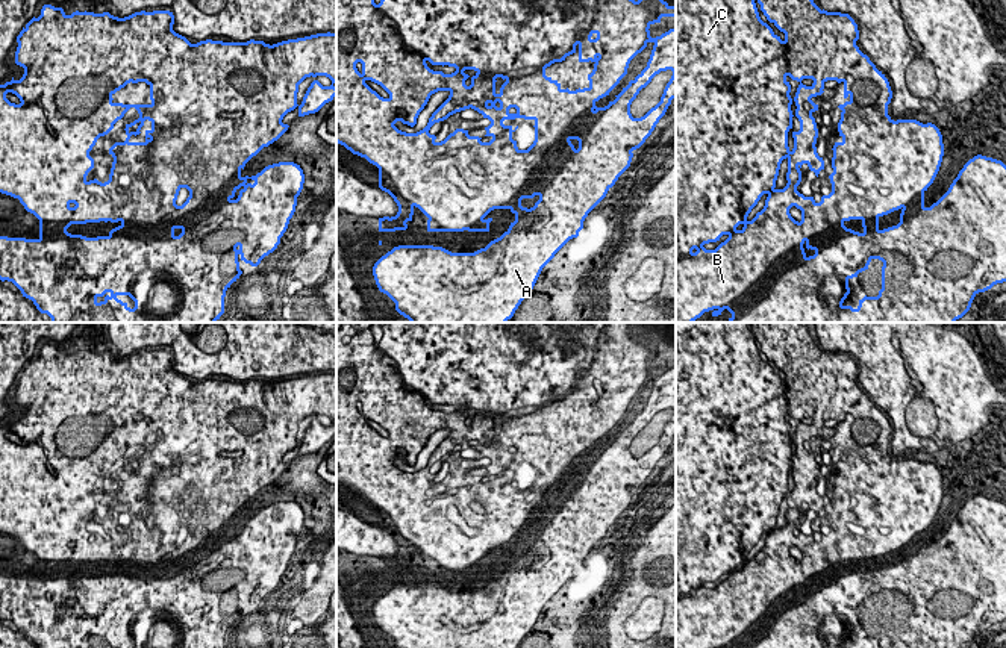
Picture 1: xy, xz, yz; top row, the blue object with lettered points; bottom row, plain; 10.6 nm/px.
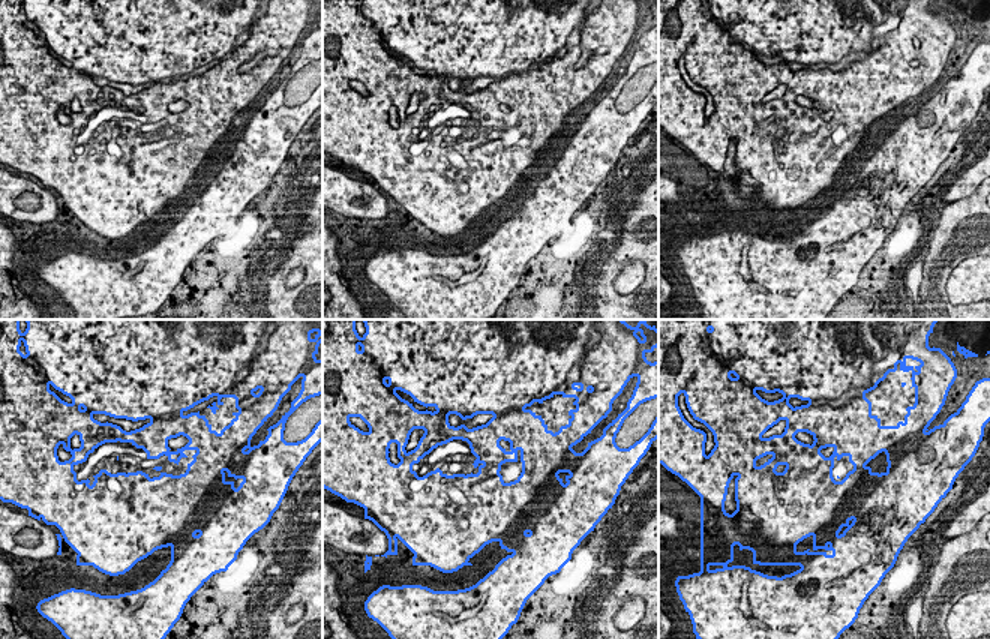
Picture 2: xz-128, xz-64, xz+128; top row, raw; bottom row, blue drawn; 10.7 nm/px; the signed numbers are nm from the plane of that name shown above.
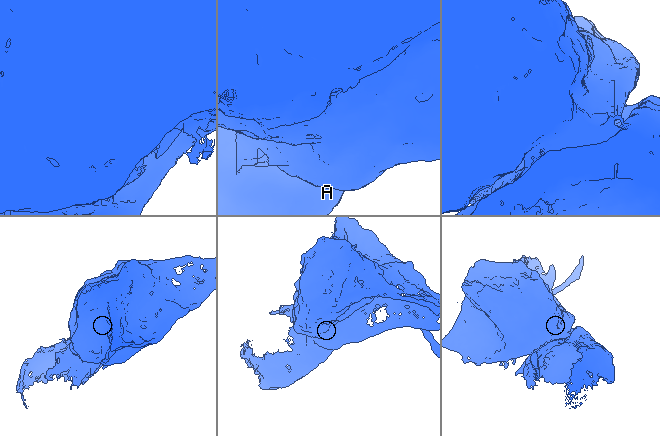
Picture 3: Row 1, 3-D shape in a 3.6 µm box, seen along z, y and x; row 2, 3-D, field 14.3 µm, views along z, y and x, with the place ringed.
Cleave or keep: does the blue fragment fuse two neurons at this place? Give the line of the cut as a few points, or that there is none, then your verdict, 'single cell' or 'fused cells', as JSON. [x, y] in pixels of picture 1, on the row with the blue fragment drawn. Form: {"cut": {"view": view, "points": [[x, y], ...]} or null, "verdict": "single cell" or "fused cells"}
{"cut": {"view": "xy", "points": [[244, 164], [194, 208], [153, 223], [135, 212], [121, 223]]}, "verdict": "fused cells"}

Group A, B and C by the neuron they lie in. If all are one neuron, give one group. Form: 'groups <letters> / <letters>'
groups A / B C

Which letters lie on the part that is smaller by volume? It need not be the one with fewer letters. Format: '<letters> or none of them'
A

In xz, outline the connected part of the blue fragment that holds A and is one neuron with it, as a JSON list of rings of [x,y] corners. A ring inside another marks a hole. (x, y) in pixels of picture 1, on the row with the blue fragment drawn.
[[[676,27],[665,32],[653,45],[647,67],[629,82],[605,107],[592,104],[577,115],[562,138],[556,139],[544,153],[536,174],[553,174],[544,194],[529,210],[515,213],[515,221],[497,239],[474,253],[451,253],[433,245],[398,245],[382,256],[373,266],[373,276],[380,292],[394,303],[395,310],[411,322],[506,322],[511,319],[533,289],[542,268],[573,238],[579,236],[588,213],[606,197],[618,177],[630,167],[633,150],[639,148],[651,135],[659,120],[665,115],[671,100],[676,98]],[[671,70],[673,76],[667,83],[661,101],[644,117],[633,118],[630,104],[651,79],[661,71]]]

